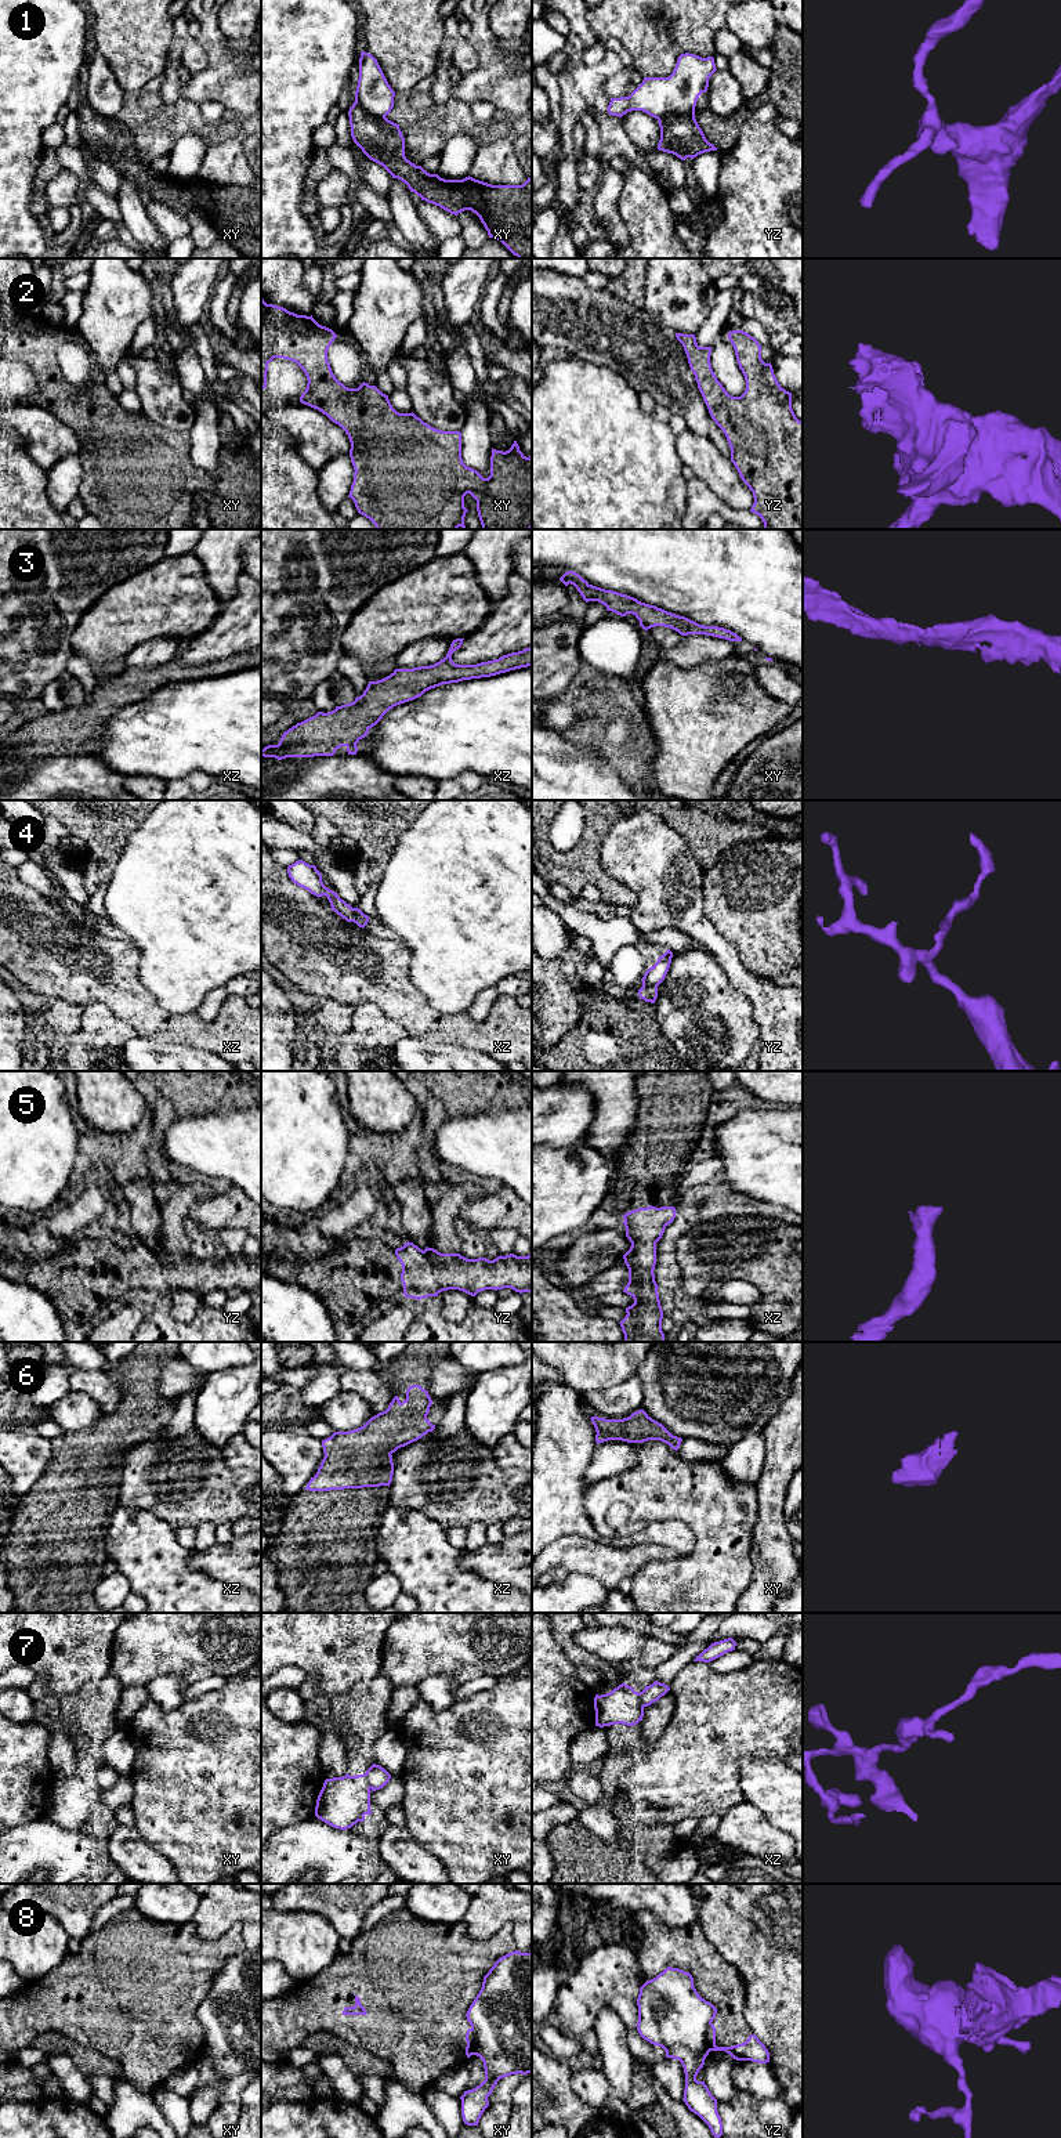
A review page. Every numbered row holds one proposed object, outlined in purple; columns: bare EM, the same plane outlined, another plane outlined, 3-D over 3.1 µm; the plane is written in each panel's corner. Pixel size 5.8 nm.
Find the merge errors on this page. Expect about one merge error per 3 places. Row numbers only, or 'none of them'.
1, 4, 7, 8

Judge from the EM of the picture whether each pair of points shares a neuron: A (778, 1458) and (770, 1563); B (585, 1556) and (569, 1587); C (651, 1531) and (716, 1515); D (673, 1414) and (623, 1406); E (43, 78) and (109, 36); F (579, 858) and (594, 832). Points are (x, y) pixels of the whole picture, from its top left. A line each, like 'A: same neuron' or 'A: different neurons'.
A: same neuron
B: different neurons
C: different neurons
D: different neurons
E: different neurons
F: same neuron

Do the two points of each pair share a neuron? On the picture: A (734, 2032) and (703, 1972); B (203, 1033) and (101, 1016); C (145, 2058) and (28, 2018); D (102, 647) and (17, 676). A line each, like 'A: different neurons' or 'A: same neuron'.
A: same neuron
B: different neurons
C: same neuron
D: different neurons

